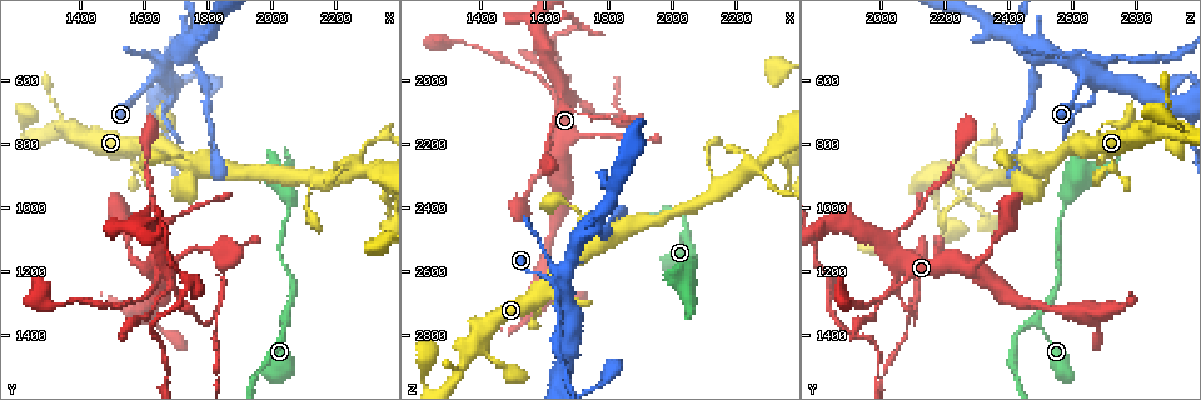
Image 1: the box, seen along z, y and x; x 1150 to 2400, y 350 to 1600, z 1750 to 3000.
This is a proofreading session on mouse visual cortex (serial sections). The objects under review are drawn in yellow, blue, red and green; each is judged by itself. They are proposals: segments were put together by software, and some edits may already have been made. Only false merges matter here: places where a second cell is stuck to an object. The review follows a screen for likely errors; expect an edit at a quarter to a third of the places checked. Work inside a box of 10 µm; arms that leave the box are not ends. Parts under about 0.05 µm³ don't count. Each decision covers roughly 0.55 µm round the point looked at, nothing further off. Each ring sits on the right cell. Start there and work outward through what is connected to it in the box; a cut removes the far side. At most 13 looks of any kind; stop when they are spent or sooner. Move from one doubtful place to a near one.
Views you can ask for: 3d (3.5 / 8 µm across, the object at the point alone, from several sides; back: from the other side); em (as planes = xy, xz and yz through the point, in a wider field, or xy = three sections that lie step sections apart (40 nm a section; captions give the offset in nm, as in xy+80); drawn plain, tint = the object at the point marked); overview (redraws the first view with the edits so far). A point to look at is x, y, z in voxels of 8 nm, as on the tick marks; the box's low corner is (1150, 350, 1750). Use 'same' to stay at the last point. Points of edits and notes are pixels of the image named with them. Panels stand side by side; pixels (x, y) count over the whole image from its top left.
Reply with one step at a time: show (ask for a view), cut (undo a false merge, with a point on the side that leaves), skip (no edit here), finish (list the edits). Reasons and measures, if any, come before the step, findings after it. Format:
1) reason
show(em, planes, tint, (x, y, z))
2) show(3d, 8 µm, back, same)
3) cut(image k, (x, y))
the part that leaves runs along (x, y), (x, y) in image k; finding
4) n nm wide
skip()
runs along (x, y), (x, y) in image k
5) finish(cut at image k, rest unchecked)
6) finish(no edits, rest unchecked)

thin arm on a thick one
show(3d, 3.5 µm, back, (1580, 1060, 1850))

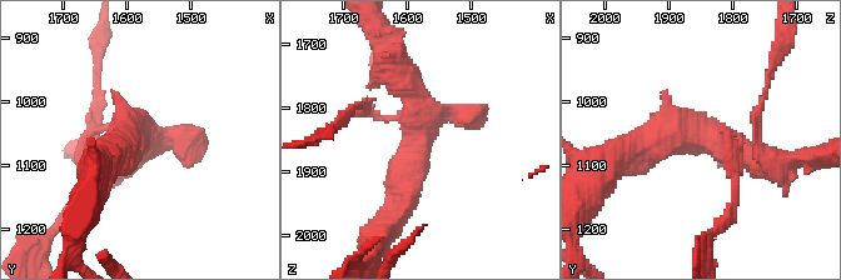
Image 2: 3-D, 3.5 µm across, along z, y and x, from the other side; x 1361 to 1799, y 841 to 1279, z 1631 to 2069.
show(em, xy, step 2, tint, (1590, 1055, 1850))

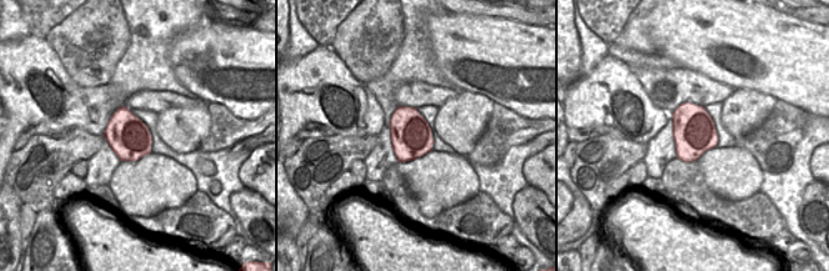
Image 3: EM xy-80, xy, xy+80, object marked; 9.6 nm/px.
skip()
one cell here

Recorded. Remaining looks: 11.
abrupt turn
show(3d, 3.5 µm, (1810, 1350, 2110))

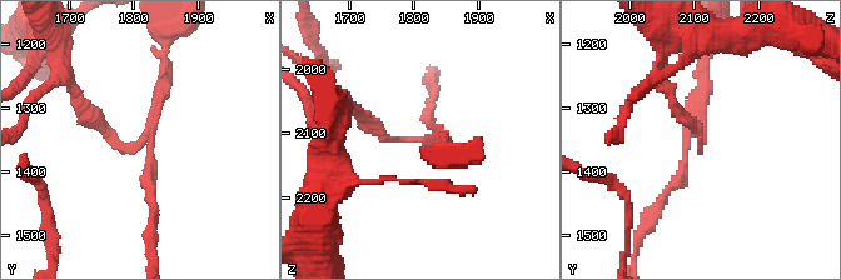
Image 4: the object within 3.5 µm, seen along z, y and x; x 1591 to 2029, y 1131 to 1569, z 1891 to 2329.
show(em, planes, tint, (1815, 1340, 2105))

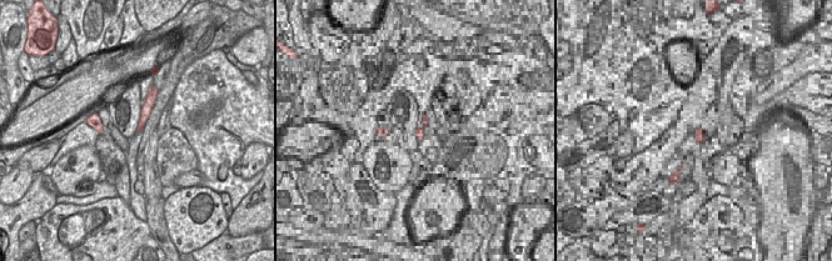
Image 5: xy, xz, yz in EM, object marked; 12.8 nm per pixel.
skip()
runs along (361, 115), (387, 138), (444, 148) in image 4; continuous, no second cell

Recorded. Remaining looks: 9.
thin neck
show(3d, 3.5 µm, back, (1380, 1290, 1900))

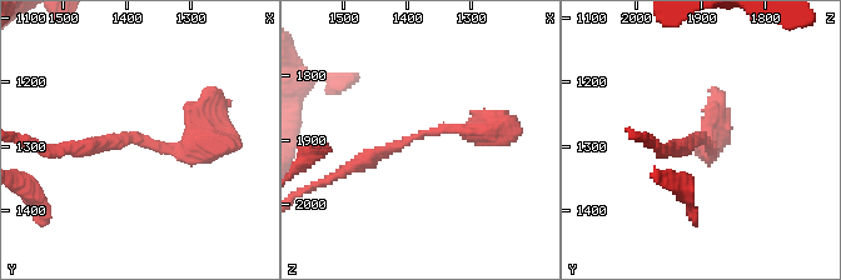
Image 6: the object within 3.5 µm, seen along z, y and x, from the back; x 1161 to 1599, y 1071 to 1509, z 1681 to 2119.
arms of 200, 200 nm
show(em, xy, step 5, tint, (1385, 1290, 1900))

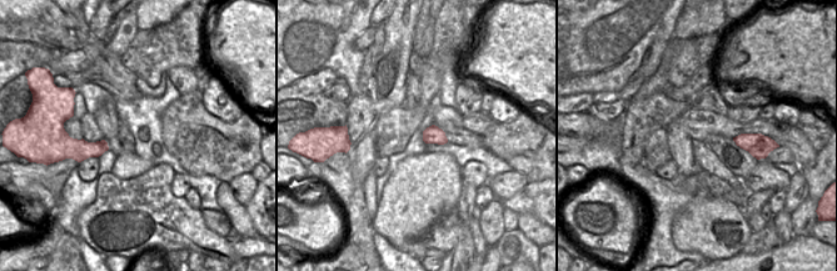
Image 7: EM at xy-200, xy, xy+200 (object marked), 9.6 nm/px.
skip()
runs along (343, 173), (412, 138), (484, 125) in image 6; continuous, no second cell

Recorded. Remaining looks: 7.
show(3d, 3.5 µm, (1670, 1510, 1990))

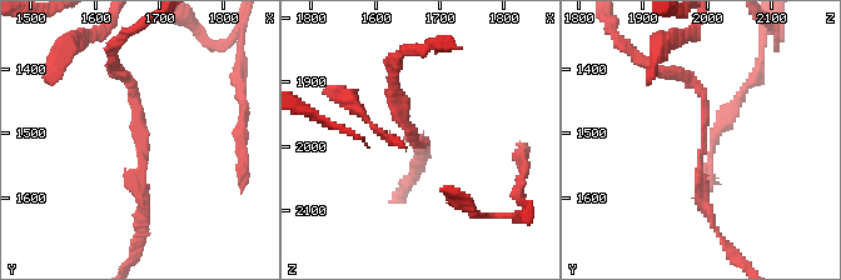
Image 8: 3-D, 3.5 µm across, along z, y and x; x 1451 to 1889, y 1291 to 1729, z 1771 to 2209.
show(em, xy, step 1, tint, (1665, 1510, 1995))

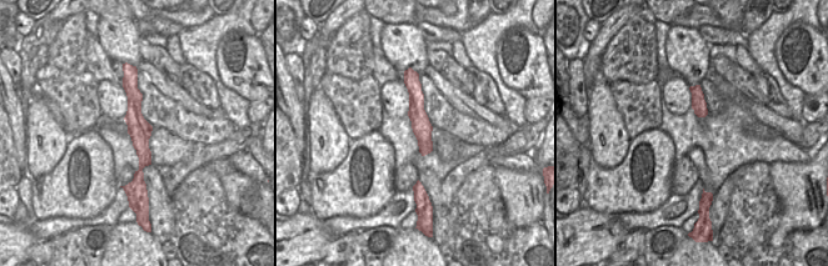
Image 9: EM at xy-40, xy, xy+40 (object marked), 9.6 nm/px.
cut(image 8, (138, 108))
border along (136, 149), (145, 165) in image 9; a second cell is stuck on

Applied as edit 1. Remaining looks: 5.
two arms in line, one across
show(3d, 3.5 µm, (2050, 1370, 2450))

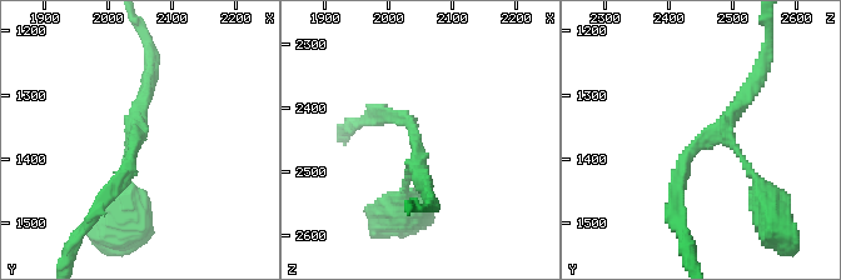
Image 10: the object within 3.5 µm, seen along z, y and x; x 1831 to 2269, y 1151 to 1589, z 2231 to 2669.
3 arms; arms of 100, 150, 200 nm
show(em, xy, step 2, tint, (2050, 1370, 2455))

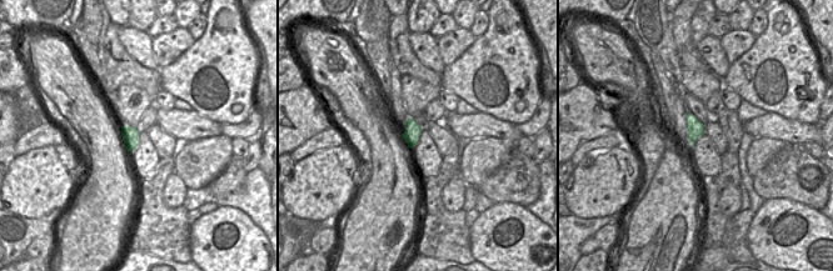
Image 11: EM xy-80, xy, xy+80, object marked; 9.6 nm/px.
skip()
runs along (403, 199), (418, 138), (383, 113) in image 10; continuous, no second cell

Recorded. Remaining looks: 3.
finish(cut at image 8, rest unchecked)

